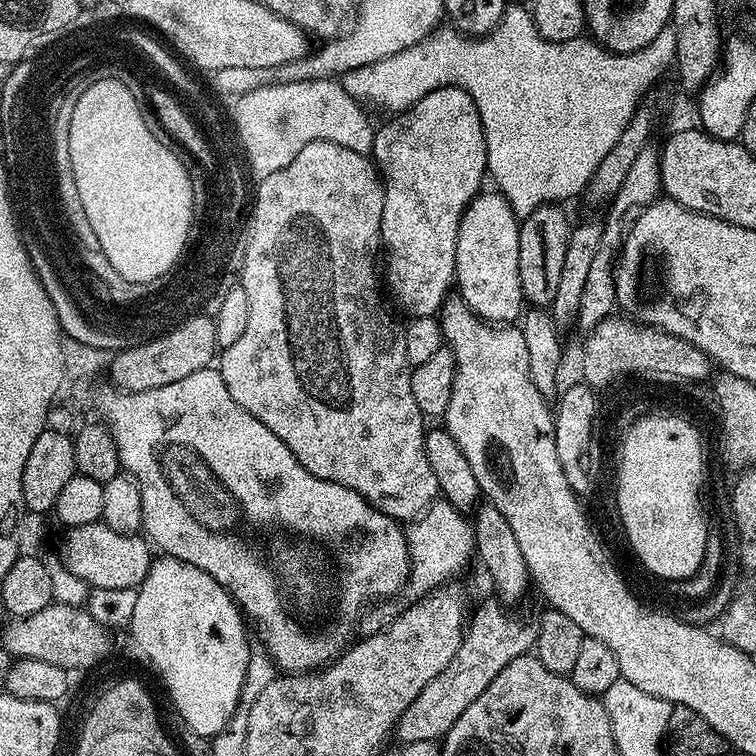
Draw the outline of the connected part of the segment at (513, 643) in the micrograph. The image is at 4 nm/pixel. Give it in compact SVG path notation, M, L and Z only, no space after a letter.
M491 598L492 600L488 600L484 605L481 606L480 609L477 610L476 613L471 613L470 623L467 625L465 634L462 639L460 639L460 645L458 646L458 654L455 658L448 663L446 666L446 670L442 670L442 674L438 674L438 678L432 679L430 681L430 686L426 686L426 690L422 690L422 694L418 694L418 698L414 698L414 702L410 702L410 706L406 708L406 714L402 714L402 718L396 724L396 730L394 733L395 739L400 739L399 743L401 745L405 744L417 744L418 742L426 742L427 740L433 742L443 741L444 736L450 730L450 726L454 726L454 722L458 722L458 717L461 716L462 710L466 710L466 706L470 706L470 702L474 702L474 698L478 698L478 694L482 694L482 690L486 690L486 686L490 686L490 682L494 682L494 678L498 676L503 668L508 665L510 662L514 660L514 658L518 658L519 656L527 656L529 653L533 651L535 642L536 642L536 630L535 627L530 623L523 624L522 621L519 620L518 617L515 616L515 611L509 610L499 599Z

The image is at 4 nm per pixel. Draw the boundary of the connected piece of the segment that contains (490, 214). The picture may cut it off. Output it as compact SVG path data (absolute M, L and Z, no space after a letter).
M484 190L474 197L458 226L455 278L458 295L466 301L474 315L482 317L489 324L511 325L519 321L525 307L518 274L519 237L520 220L507 198L496 190Z

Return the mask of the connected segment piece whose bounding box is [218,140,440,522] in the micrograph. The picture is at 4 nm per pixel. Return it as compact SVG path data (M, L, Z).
M310 142L310 146L302 146L302 150L294 154L294 162L290 162L290 166L282 166L282 170L274 170L274 174L261 179L255 189L254 203L247 221L245 262L238 283L239 287L246 290L250 315L242 338L238 338L234 346L219 353L218 370L222 374L222 382L226 382L226 390L230 390L230 398L234 398L234 402L238 402L242 410L254 414L254 418L258 418L262 426L274 430L274 434L278 434L278 438L282 438L282 442L290 446L290 454L294 454L294 458L298 458L298 462L302 462L302 466L306 466L306 470L314 474L314 478L338 482L360 494L382 514L391 516L397 522L411 522L419 520L437 503L440 487L438 478L434 478L434 470L430 470L430 462L426 459L426 418L418 410L418 402L414 402L414 393L410 390L414 365L406 358L404 324L396 321L391 310L384 305L384 296L380 293L382 280L381 277L380 280L376 277L376 255L381 255L382 252L380 227L383 205L384 182L375 163L368 156L346 150L346 146L338 146L338 142Z

